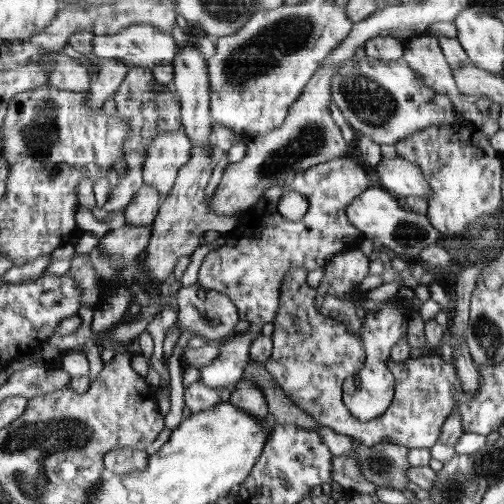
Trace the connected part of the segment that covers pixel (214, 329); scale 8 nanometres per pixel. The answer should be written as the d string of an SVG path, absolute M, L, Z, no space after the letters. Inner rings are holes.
M199 283L188 286L188 288L181 287L175 298L177 319L174 325L179 328L184 338L200 334L208 339L226 339L235 333L234 326L241 320L232 298L216 292L216 290L211 290L210 287L201 286Z

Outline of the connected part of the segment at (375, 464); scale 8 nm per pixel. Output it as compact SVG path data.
M353 438L353 451L345 456L357 460L360 472L368 482L373 482L377 487L406 492L411 482L407 470L412 465L408 451L407 446L394 444L390 439L382 439L374 446L368 446Z

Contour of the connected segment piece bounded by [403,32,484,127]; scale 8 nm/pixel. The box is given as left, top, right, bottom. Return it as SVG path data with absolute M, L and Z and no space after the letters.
M428 32L406 41L403 58L428 86L437 93L448 96L457 113L478 127L483 124L484 116L476 105L462 99L453 70L440 48L437 34Z

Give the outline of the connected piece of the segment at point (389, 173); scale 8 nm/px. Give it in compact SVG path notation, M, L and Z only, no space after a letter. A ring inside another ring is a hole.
M381 156L376 173L383 189L400 196L414 196L428 201L430 184L426 182L420 168L412 162L396 156L393 160Z

